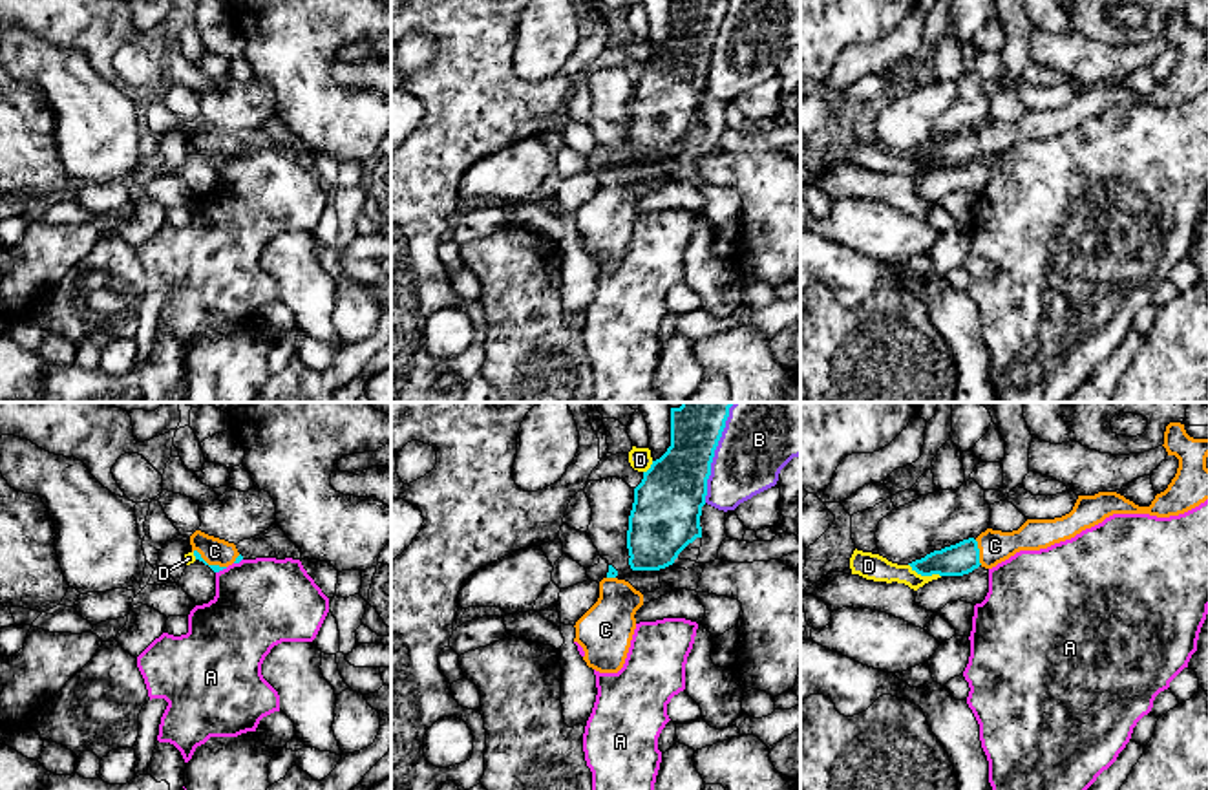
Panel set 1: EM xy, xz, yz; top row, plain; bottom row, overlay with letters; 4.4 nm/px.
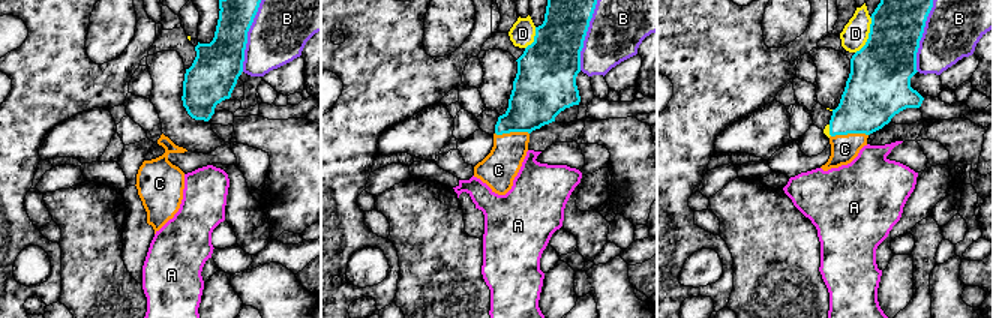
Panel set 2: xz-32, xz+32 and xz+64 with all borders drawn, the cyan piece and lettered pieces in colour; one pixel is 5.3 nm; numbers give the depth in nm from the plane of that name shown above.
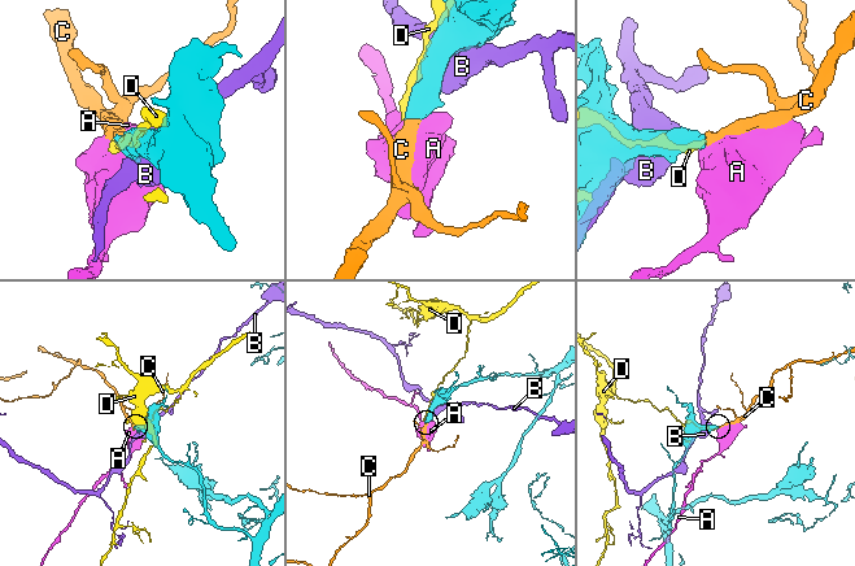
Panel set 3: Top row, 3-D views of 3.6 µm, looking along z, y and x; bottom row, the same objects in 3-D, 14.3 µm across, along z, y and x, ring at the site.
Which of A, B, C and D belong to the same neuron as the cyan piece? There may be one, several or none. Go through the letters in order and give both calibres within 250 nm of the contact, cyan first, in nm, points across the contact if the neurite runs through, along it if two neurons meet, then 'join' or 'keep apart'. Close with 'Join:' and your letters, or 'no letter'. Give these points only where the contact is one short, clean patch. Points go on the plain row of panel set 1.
A: 30/400 nm | along xy (227, 158), (216, 163) | keep apart
B: 300/320 nm | keep apart
C: 140/140 nm | across yz (962, 149), (978, 143), (995, 136) | join
D: 140/120 nm | keep apart
Join: C

